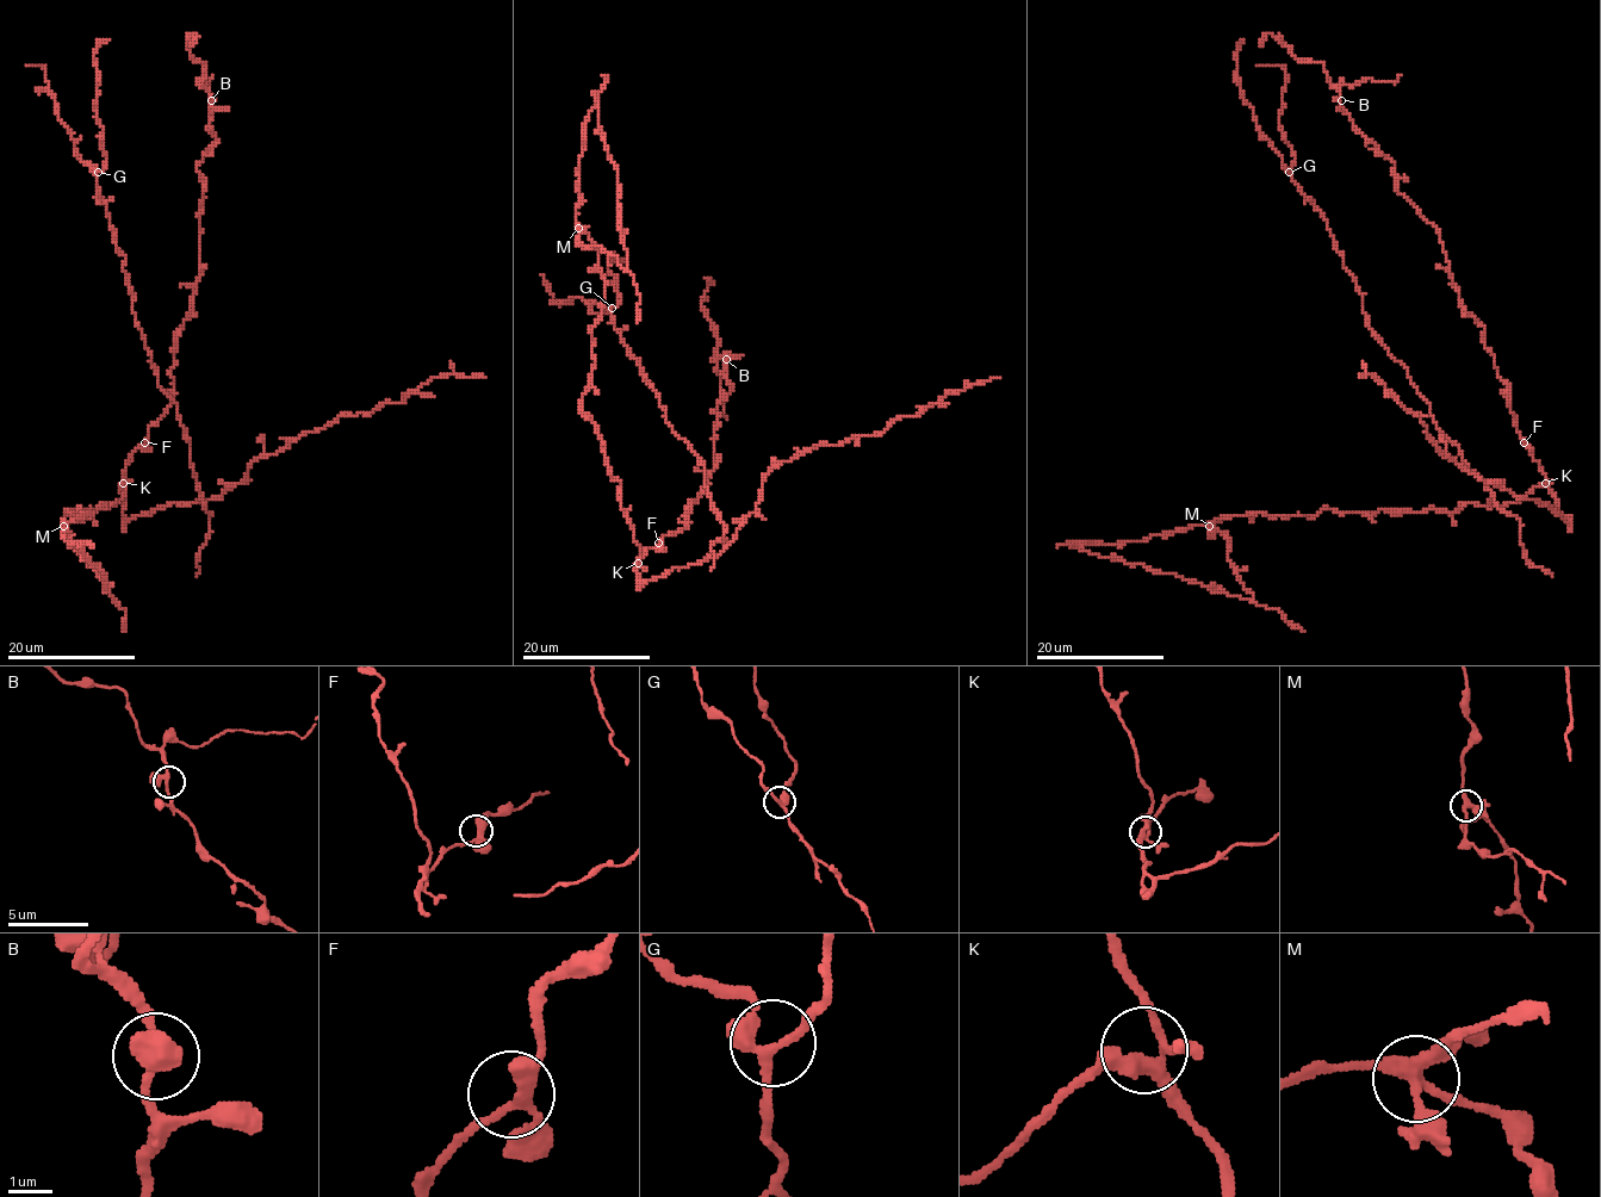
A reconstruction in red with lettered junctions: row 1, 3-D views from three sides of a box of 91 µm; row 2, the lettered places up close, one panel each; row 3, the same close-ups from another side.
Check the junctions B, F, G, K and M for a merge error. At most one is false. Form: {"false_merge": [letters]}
{"false_merge": ["M"]}

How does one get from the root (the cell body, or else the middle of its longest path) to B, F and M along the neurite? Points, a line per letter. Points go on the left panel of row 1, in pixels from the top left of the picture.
B: (128, 518), (125, 465), (173, 401), (177, 332), (202, 271), (205, 179), (197, 165), (216, 142), (211, 100)
F: (128, 518), (123, 515), (122, 492), (125, 465), (144, 442)
M: (128, 518), (123, 485), (118, 503), (95, 512), (67, 509), (91, 516), (90, 512), (63, 526)

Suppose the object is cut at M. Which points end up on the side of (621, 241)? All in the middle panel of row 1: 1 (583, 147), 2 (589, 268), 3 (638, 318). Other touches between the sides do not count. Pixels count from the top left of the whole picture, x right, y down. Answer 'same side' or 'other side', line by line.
1: other side
2: other side
3: same side

